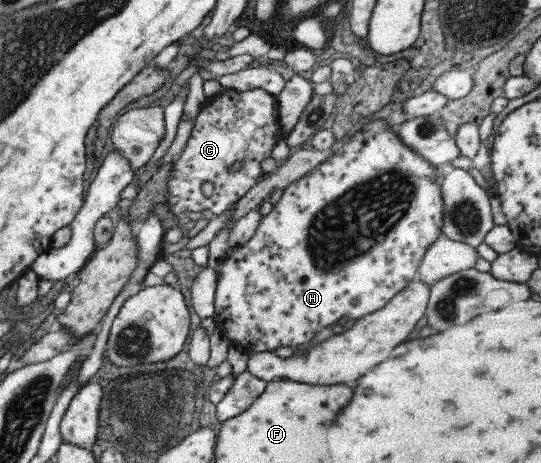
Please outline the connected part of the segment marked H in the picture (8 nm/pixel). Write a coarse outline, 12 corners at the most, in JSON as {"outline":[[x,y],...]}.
{"outline":[[383,119],[290,183],[217,270],[246,354],[417,278],[435,167]]}

